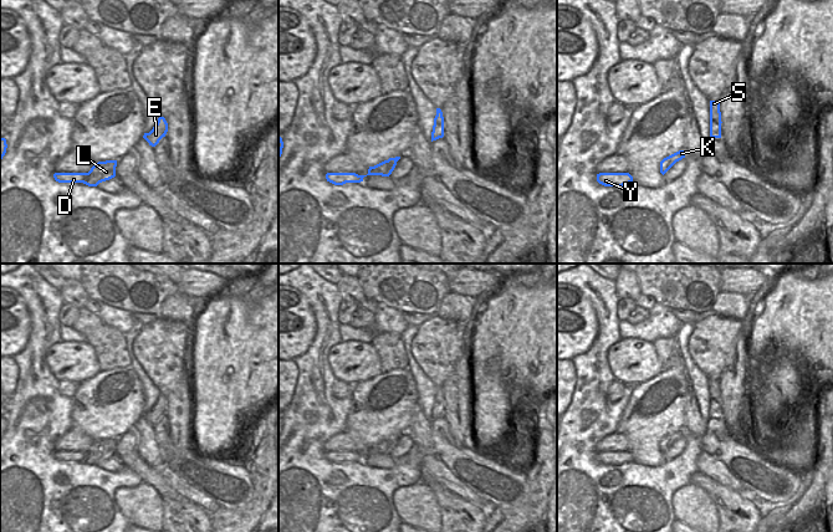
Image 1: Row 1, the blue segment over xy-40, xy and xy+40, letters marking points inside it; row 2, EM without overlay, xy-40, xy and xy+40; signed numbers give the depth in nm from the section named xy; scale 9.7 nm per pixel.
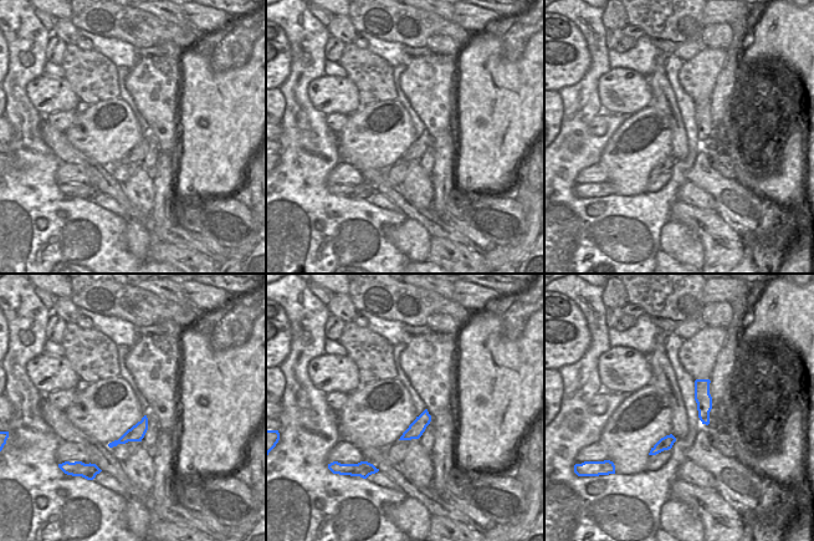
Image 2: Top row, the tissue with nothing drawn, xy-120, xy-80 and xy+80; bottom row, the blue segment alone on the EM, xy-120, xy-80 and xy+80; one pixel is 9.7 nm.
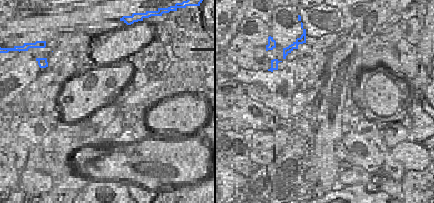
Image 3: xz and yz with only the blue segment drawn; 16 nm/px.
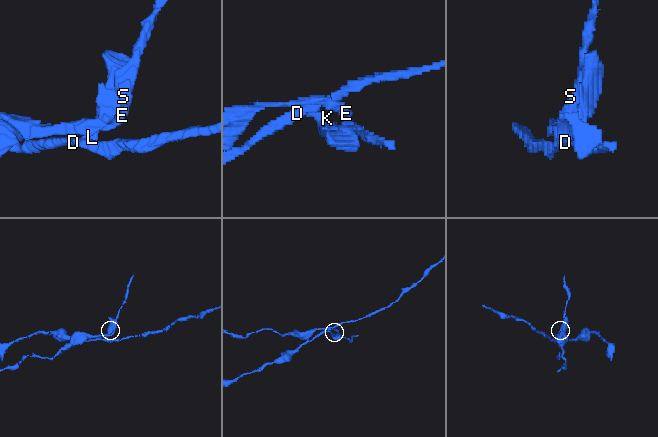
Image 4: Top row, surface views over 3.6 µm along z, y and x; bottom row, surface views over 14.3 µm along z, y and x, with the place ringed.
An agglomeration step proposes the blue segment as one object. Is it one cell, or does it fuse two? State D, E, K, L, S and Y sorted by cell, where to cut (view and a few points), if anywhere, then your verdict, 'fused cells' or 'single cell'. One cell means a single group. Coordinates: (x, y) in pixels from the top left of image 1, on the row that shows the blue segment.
D L Y / E K S | xy+40 (665, 158), (675, 162) | fused cells

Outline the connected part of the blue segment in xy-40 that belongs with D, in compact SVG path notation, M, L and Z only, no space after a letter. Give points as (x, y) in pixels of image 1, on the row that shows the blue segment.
M116 160L94 163L88 173L55 173L58 183L83 183L88 186L97 186L99 183L116 177Z

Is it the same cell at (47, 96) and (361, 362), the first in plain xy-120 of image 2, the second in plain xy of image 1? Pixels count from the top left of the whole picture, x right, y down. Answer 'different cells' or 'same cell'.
same cell

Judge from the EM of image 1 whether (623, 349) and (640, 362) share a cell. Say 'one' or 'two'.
one

